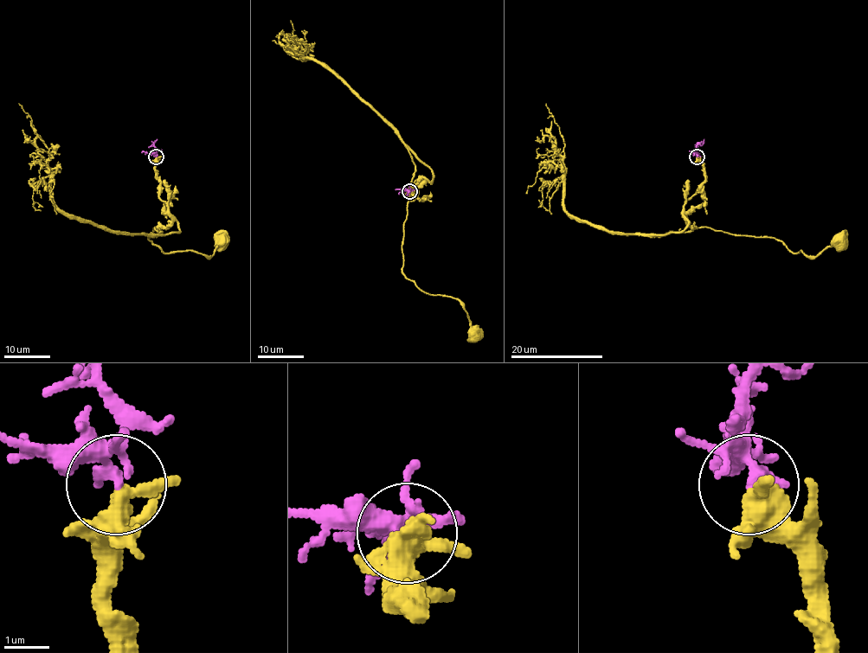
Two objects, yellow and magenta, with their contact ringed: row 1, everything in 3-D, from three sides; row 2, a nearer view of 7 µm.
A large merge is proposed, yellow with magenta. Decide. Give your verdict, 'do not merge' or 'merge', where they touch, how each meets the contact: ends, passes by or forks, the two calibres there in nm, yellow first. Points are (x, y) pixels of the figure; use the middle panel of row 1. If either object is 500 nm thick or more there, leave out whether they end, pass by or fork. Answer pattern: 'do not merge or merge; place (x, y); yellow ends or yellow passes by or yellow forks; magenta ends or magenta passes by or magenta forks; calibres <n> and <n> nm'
do not merge; place (409, 191); yellow forks; magenta passes by; calibres 340 and 200 nm

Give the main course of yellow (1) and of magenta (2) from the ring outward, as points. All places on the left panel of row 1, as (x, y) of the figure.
1: (156, 157), (159, 196), (171, 220), (154, 227), (149, 240), (164, 253), (208, 257), (221, 243)
2: (156, 156), (157, 139)

